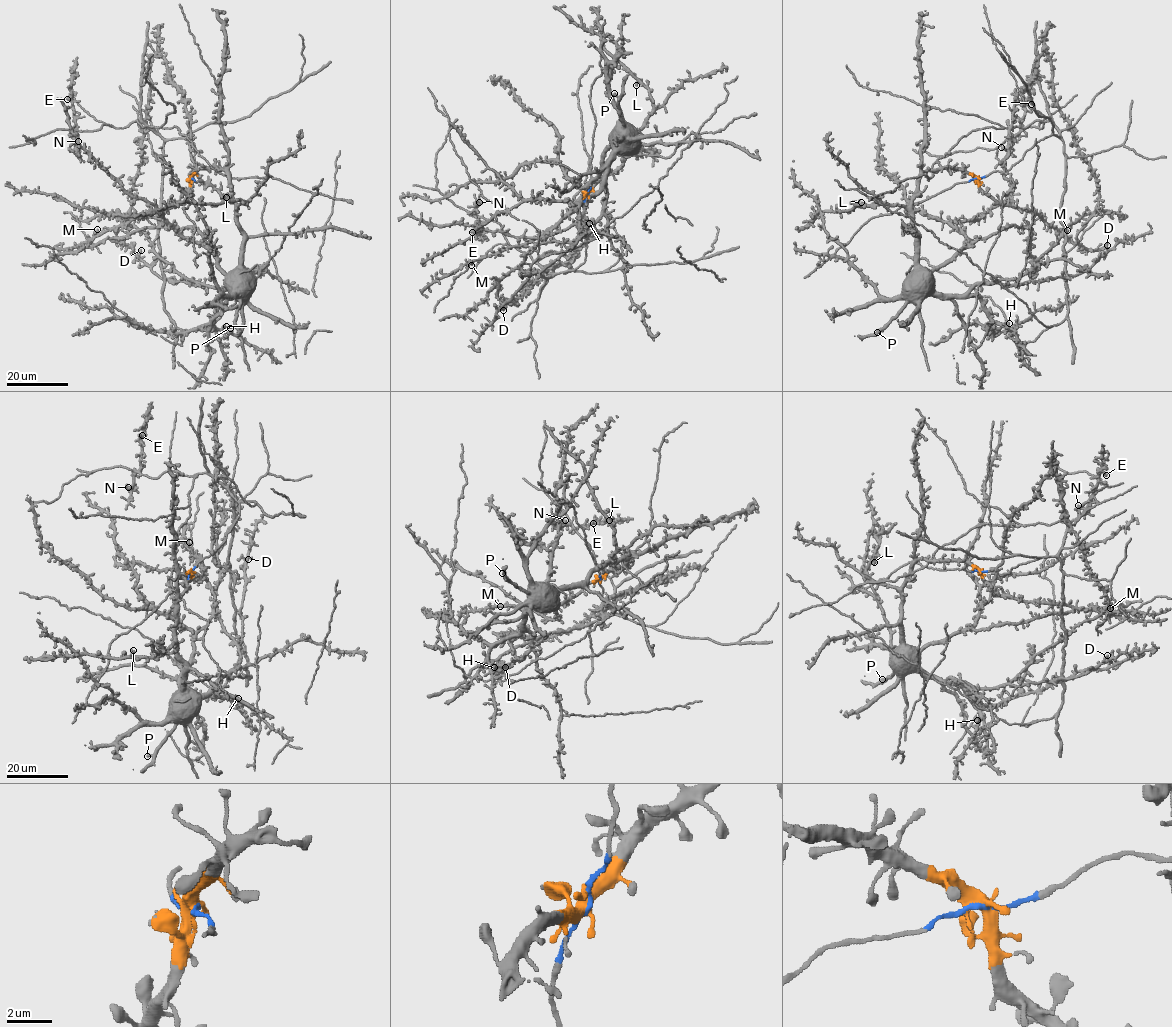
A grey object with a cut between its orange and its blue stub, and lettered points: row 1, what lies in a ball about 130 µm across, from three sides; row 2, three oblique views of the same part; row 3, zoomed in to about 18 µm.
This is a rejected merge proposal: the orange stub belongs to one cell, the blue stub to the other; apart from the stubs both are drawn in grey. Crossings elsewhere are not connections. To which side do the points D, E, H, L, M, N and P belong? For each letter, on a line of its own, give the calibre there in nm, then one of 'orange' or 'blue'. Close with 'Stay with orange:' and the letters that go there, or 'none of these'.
D: 200 nm | orange
E: 360 nm | blue
H: 400 nm | orange
L: 260 nm | orange
M: 200 nm | orange
N: 400 nm | blue
P: 420 nm | orange
Stay with orange: D, H, L, M, P

